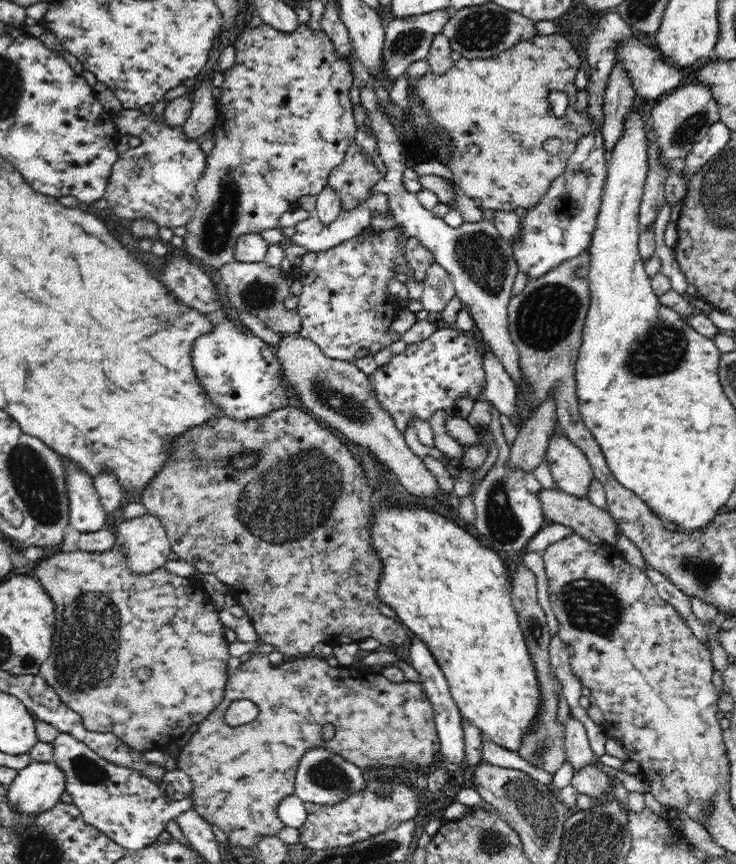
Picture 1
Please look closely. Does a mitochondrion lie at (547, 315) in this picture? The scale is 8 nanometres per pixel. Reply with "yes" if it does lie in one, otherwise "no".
yes

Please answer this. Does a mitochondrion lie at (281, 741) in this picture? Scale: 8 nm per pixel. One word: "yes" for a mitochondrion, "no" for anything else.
no

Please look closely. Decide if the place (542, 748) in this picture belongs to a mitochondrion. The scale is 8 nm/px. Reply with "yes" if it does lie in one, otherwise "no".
yes

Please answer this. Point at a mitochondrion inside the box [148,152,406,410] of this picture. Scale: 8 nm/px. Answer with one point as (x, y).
(224, 215)

